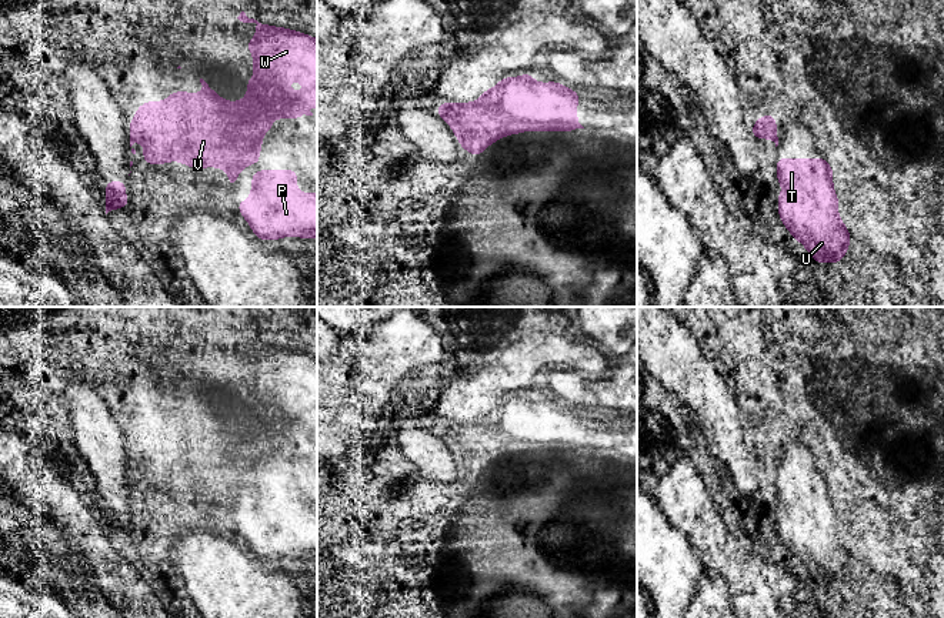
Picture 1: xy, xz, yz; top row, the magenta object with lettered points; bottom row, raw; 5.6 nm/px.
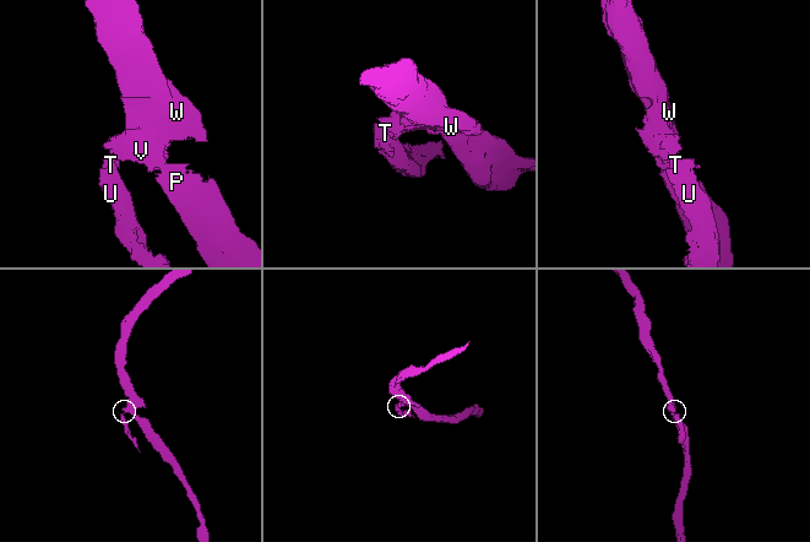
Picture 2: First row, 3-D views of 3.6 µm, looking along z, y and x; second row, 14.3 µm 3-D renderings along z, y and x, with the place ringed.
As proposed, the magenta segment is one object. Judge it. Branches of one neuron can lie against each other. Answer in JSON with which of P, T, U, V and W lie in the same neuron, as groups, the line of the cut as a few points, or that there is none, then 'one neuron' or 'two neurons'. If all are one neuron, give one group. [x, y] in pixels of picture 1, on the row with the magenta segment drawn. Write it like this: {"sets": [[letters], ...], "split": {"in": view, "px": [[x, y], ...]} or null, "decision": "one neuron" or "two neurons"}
{"sets": [["P", "V", "W"], ["T", "U"]], "split": {"in": "xy", "px": [[130, 137], [134, 142]]}, "decision": "two neurons"}

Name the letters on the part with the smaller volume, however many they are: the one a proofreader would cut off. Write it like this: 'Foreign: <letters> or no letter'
Foreign: T, U

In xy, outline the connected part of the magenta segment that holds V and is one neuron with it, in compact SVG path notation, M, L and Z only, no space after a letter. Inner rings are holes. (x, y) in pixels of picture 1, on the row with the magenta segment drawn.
M244 11L237 17L243 23L256 23L256 37L247 43L248 51L254 56L254 77L247 80L248 91L241 101L226 101L217 96L211 87L200 78L203 91L200 94L176 91L166 101L147 101L137 108L130 121L130 138L141 141L143 157L147 164L164 164L167 161L181 161L187 167L199 170L204 167L219 167L229 173L229 187L237 184L237 174L247 164L257 164L263 134L273 128L274 118L300 118L304 114L313 116L310 107L317 107L317 39L284 27L261 24L248 19ZM284 81L303 81L304 91L297 93L286 87Z

